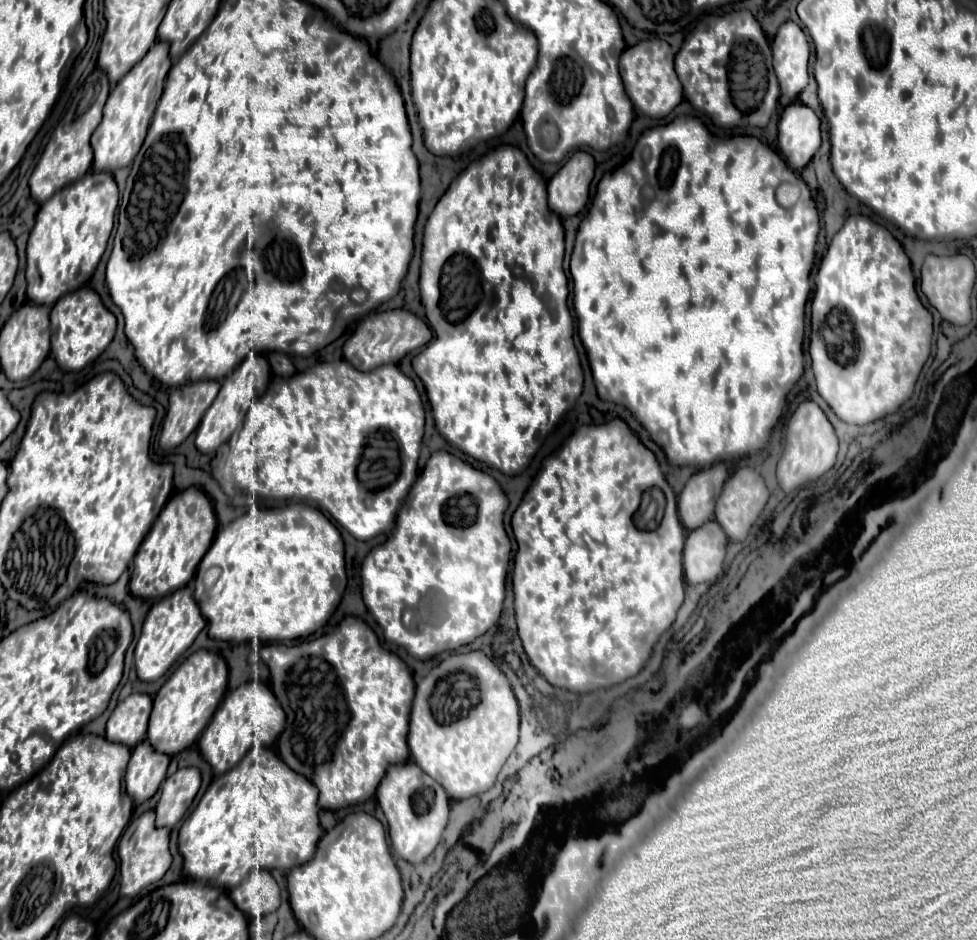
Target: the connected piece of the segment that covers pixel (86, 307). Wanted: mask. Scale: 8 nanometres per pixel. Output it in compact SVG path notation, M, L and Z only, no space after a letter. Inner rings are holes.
M82 286L74 292L64 294L52 306L52 356L56 358L58 366L66 372L82 370L88 362L96 360L116 332L116 318L114 314L102 304L98 292L92 286Z

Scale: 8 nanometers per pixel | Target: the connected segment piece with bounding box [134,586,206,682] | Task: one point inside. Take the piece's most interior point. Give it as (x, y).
(171, 625)

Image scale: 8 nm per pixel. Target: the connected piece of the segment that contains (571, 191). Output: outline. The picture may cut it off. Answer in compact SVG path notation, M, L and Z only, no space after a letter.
M574 152L548 182L548 204L562 218L578 214L590 192L594 178L594 158L588 152Z

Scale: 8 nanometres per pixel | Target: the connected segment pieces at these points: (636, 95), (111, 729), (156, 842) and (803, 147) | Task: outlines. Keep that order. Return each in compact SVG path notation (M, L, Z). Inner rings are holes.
M660 38L640 40L620 54L620 74L634 108L650 118L664 118L682 100L682 84L674 72L674 50Z
M130 694L126 700L118 702L106 724L106 738L134 748L146 738L148 716L152 710L150 694Z
M146 810L144 814L138 816L136 828L134 830L126 830L120 838L118 844L118 856L120 856L120 894L134 898L136 894L140 894L142 888L146 888L148 884L160 880L164 876L164 872L168 870L172 856L168 850L168 828L158 828L156 826L156 814L154 810Z
M802 102L784 108L778 120L778 148L788 166L800 172L820 146L820 118Z

